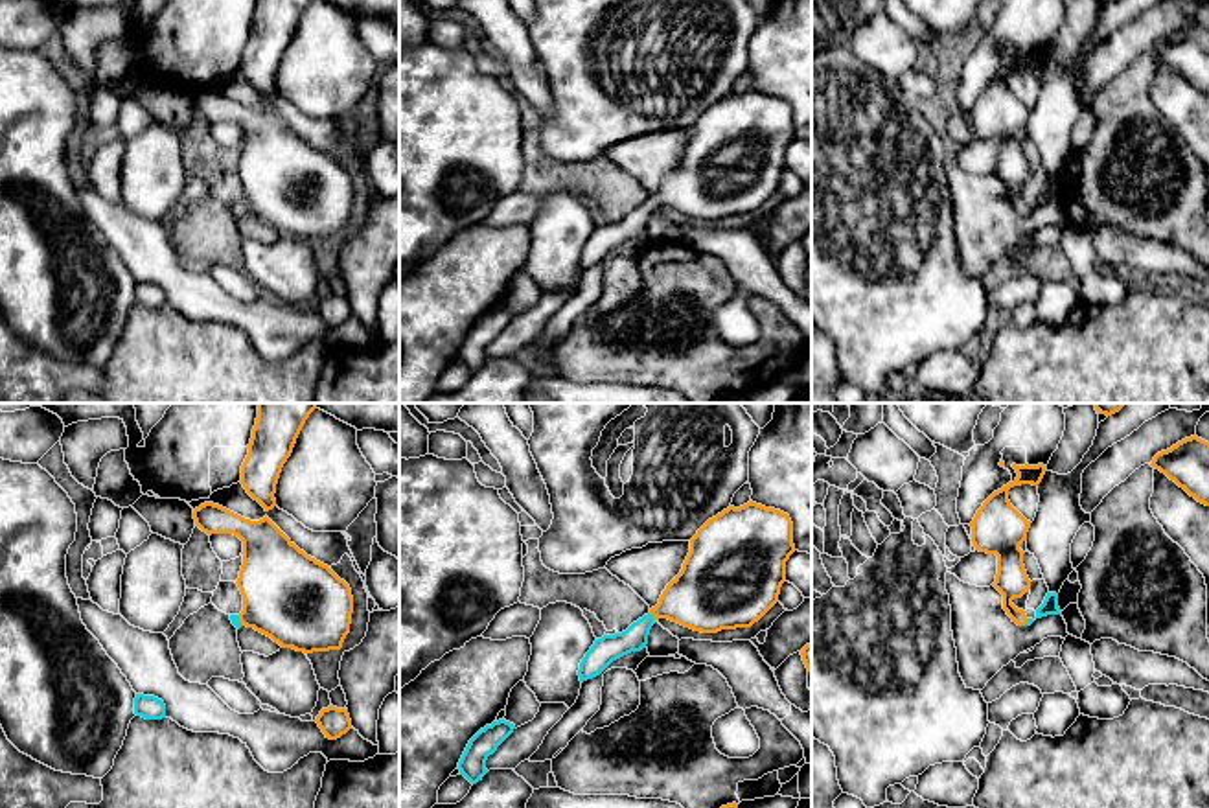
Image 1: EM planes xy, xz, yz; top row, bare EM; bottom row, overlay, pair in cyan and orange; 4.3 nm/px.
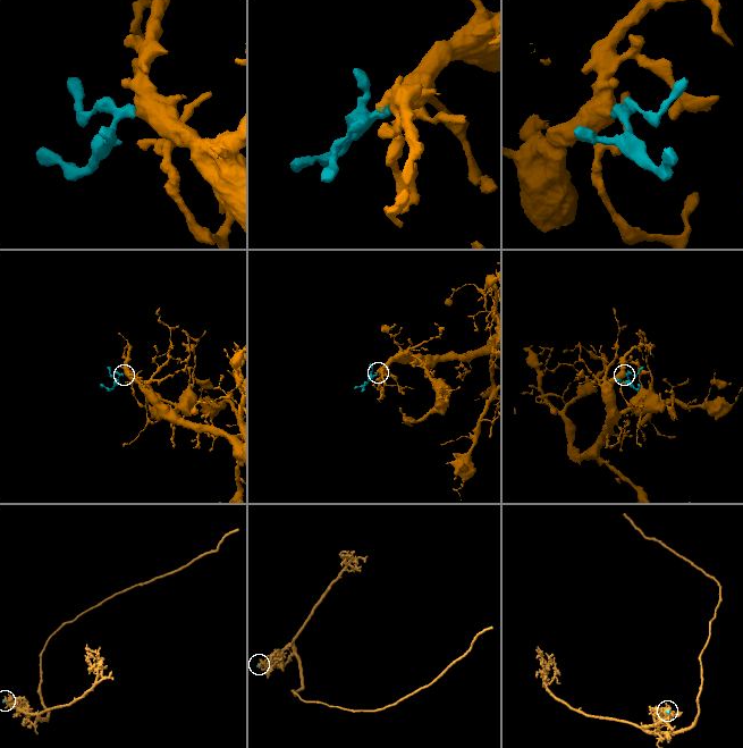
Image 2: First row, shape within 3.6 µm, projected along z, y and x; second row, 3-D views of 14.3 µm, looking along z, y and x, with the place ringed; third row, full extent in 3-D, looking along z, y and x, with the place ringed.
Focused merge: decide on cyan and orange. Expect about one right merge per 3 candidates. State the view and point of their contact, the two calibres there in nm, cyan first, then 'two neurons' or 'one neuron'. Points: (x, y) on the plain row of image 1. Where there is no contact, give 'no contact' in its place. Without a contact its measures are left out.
meets cyan in xz at (652, 203); 120 nm thick on the cyan side, 300 nm on the other; one neuron

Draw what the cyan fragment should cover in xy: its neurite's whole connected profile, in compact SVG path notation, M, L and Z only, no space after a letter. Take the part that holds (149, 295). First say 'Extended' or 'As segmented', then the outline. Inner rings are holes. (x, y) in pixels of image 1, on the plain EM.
As segmented. M136 282L134 302L145 307L162 307L166 306L166 293L155 283Z

